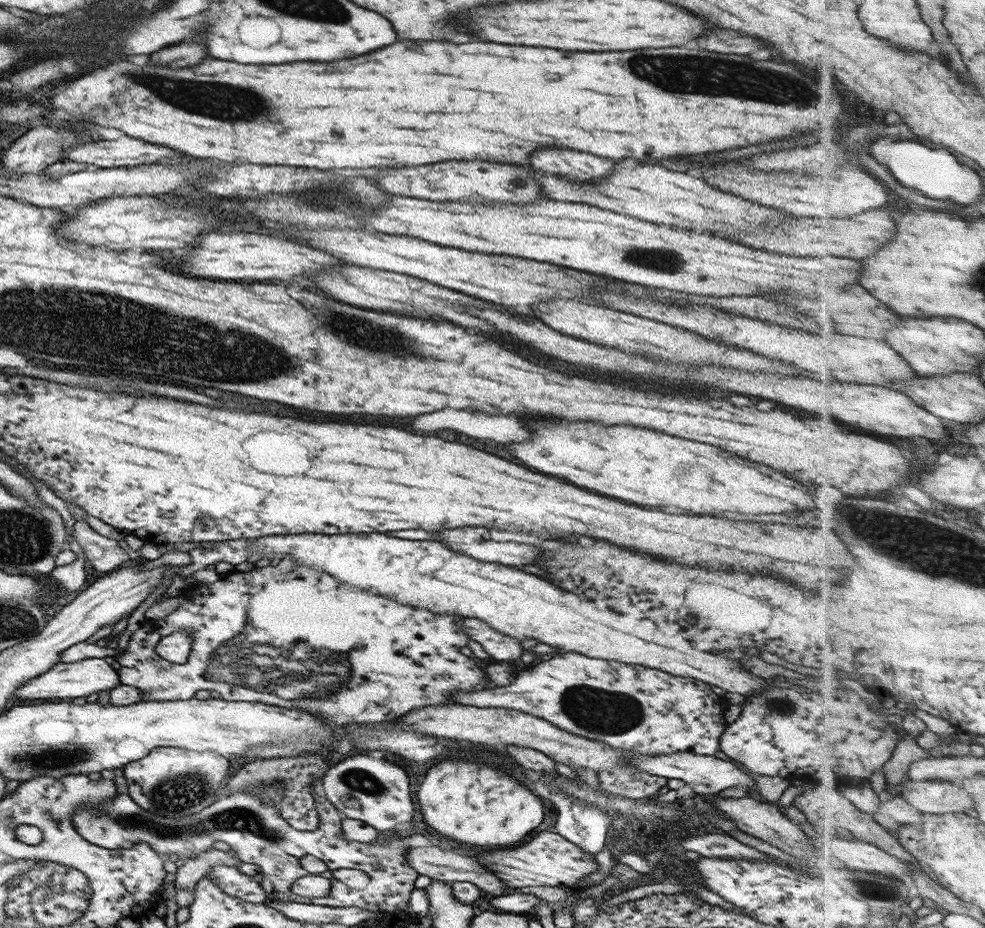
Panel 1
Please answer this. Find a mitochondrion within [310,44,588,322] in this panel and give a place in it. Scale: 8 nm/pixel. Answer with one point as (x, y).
(518, 183)

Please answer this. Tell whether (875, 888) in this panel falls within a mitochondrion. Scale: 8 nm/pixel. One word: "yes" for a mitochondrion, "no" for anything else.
yes

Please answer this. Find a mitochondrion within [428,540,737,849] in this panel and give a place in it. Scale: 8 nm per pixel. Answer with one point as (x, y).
(594, 709)

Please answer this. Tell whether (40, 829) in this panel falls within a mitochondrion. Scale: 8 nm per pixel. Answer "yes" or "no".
no

